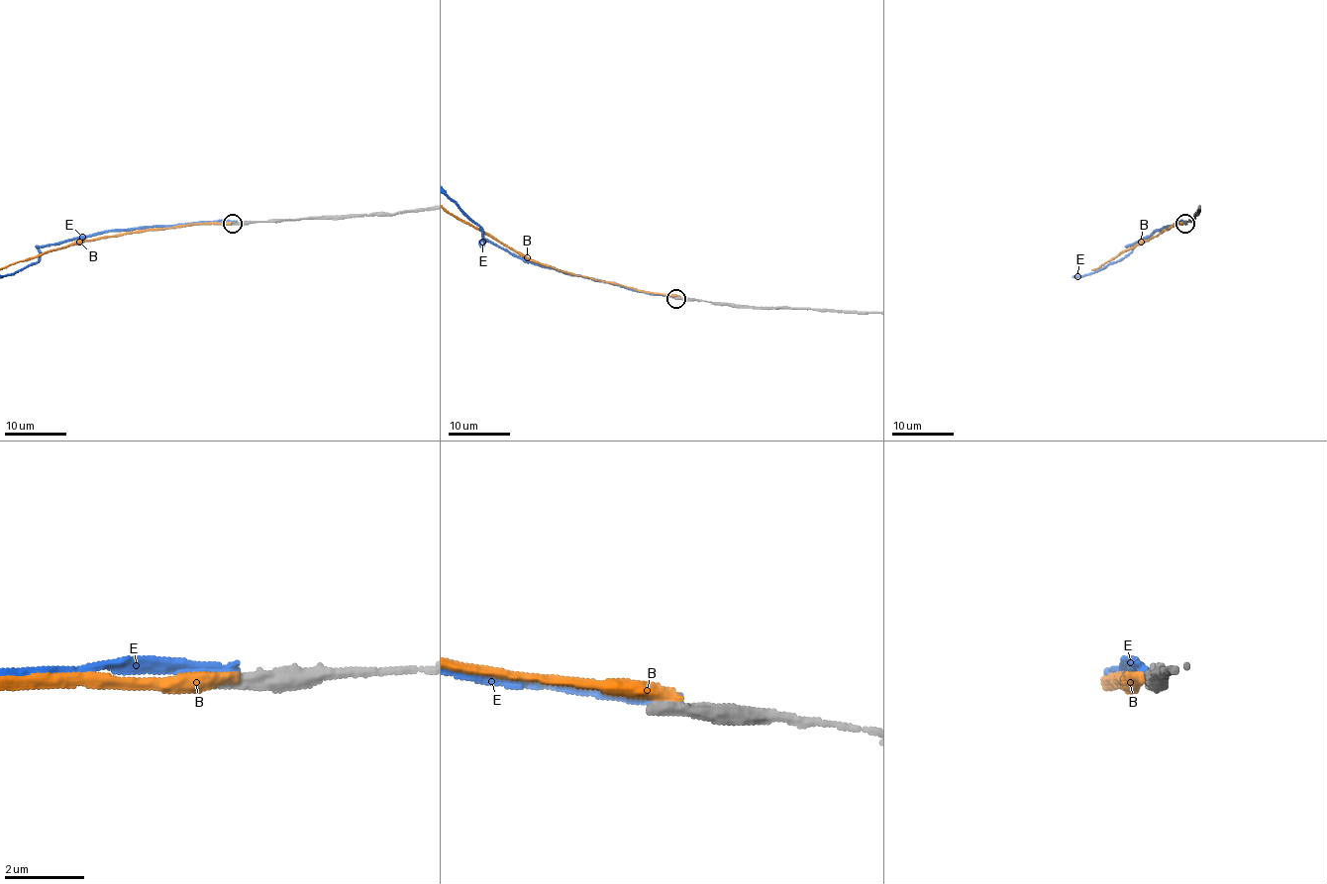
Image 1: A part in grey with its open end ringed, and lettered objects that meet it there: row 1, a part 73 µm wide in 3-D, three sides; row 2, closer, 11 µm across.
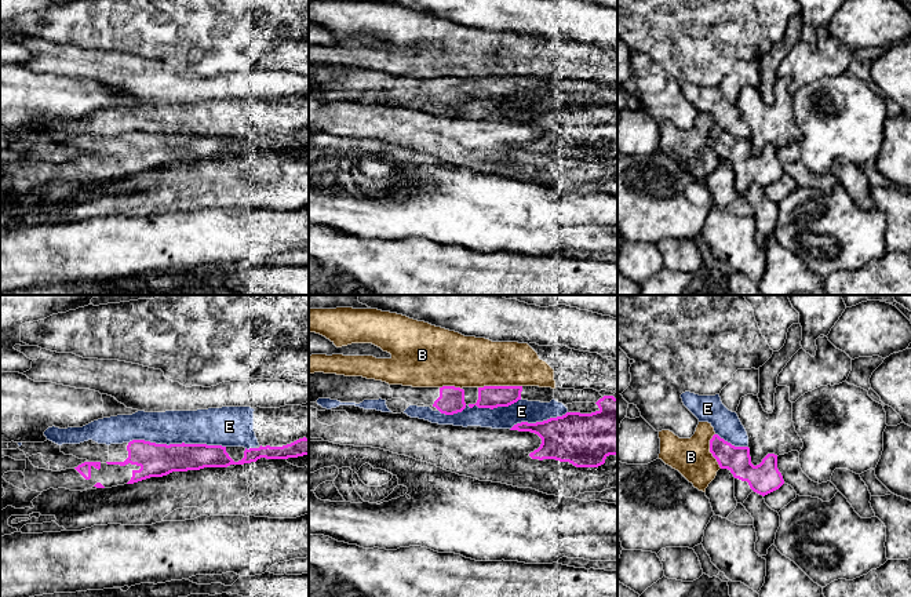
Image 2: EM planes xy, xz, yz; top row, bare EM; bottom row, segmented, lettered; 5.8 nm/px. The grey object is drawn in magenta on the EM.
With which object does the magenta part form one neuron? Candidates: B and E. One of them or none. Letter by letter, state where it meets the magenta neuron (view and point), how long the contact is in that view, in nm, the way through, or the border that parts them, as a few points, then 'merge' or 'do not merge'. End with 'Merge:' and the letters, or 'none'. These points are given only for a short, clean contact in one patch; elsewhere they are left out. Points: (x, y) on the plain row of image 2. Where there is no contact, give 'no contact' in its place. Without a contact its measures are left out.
B: meets magenta in xz at (499, 77); contact 260 nm long; do not merge
E: meets magenta in xy at (177, 135); contact 550 nm long; do not merge
Merge: none

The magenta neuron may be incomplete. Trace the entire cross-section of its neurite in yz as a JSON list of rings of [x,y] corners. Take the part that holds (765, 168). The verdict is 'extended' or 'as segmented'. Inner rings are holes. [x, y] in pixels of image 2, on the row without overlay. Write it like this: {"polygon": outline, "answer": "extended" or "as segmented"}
{"polygon": [[[718,125],[710,131],[710,143],[721,160],[728,160],[733,165],[737,194],[743,196],[753,182],[765,188],[784,175],[775,145],[768,145],[754,157],[748,138],[735,138]]], "answer": "extended"}

